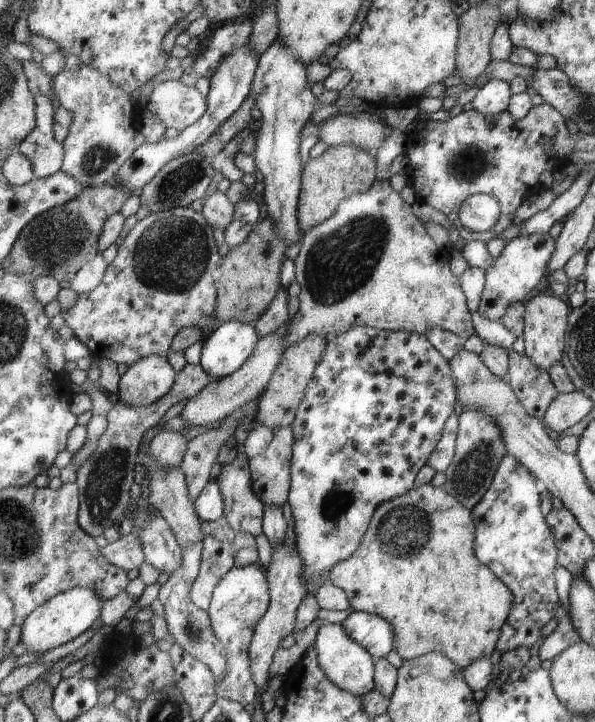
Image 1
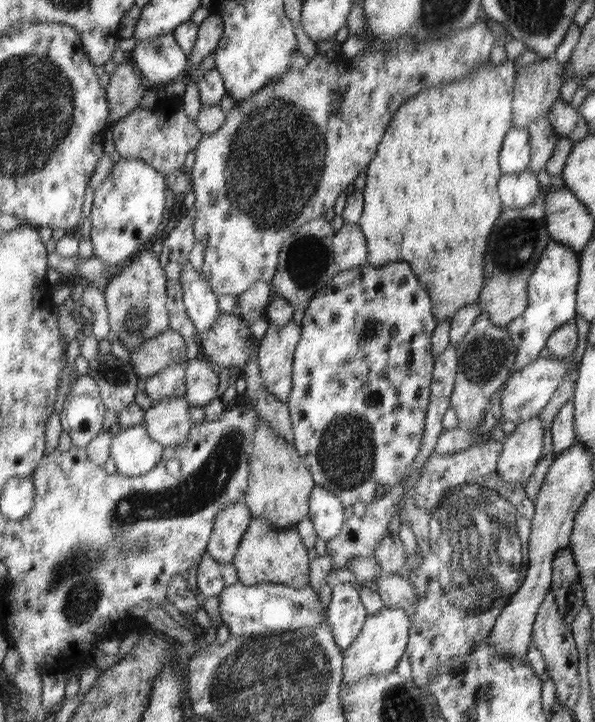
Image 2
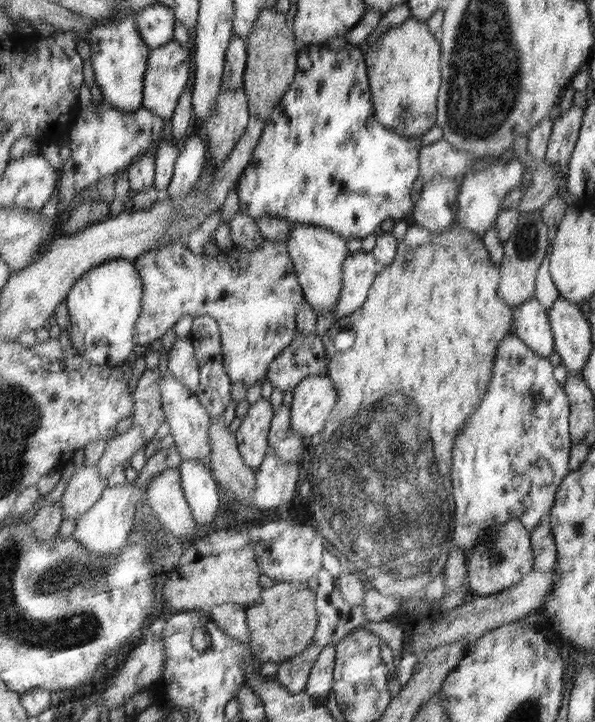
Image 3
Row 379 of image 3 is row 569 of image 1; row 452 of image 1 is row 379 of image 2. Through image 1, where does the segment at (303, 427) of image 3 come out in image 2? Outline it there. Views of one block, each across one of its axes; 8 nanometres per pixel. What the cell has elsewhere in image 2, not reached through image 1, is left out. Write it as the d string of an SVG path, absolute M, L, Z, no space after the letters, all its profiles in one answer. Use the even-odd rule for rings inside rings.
M408 261L388 262L383 266L373 266L370 263L357 266L351 270L340 270L327 287L315 293L309 307L305 309L302 320L302 338L299 341L294 359L294 386L288 400L288 407L292 418L292 444L304 458L306 465L317 485L331 489L345 506L363 501L366 504L384 497L394 489L408 473L415 457L419 454L423 434L427 432L427 411L430 407L431 385L434 379L435 350L432 337L437 329L435 321L434 303L427 288L421 285L417 275L413 272ZM363 332L371 332L369 340L363 340ZM363 342L363 344L361 344ZM377 392L377 394L375 394Z

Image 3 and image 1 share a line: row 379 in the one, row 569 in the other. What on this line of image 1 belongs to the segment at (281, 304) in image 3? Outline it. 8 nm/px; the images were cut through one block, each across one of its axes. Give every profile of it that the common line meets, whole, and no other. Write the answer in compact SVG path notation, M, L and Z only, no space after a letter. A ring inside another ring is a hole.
M235 565L215 588L210 606L207 608L215 634L227 650L229 668L225 678L217 684L217 696L243 704L254 705L260 699L259 688L251 672L250 646L254 639L255 627L267 614L271 604L270 583L266 569L256 566Z

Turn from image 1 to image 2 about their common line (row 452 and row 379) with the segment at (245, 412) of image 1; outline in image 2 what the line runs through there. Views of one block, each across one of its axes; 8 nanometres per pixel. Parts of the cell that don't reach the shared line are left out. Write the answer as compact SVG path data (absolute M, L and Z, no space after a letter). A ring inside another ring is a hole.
M193 359L188 362L186 373L186 396L191 405L204 407L212 400L219 399L219 376L203 362Z

